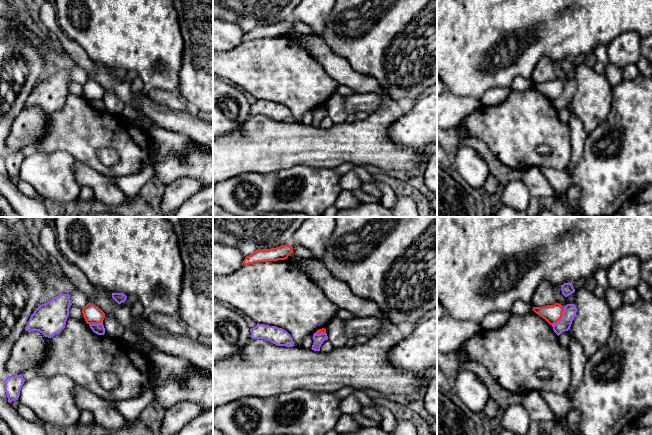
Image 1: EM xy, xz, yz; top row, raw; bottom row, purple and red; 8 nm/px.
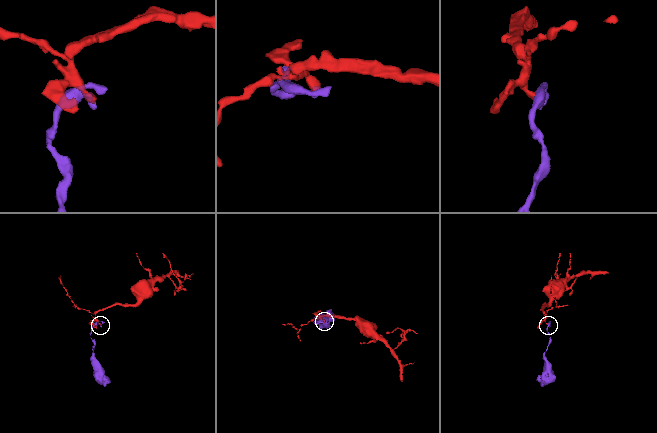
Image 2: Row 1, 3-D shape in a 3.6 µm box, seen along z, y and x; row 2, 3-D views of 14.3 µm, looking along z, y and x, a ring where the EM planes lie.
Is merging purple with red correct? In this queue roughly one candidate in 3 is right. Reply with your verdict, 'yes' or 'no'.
no

